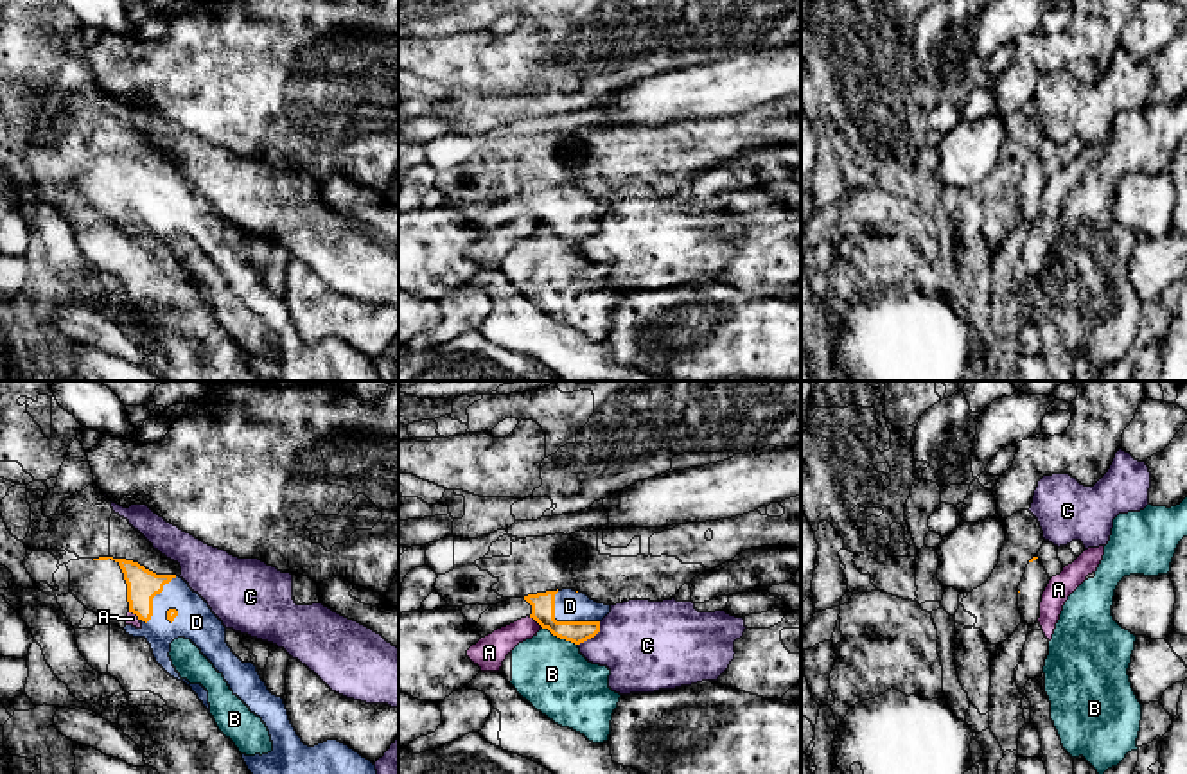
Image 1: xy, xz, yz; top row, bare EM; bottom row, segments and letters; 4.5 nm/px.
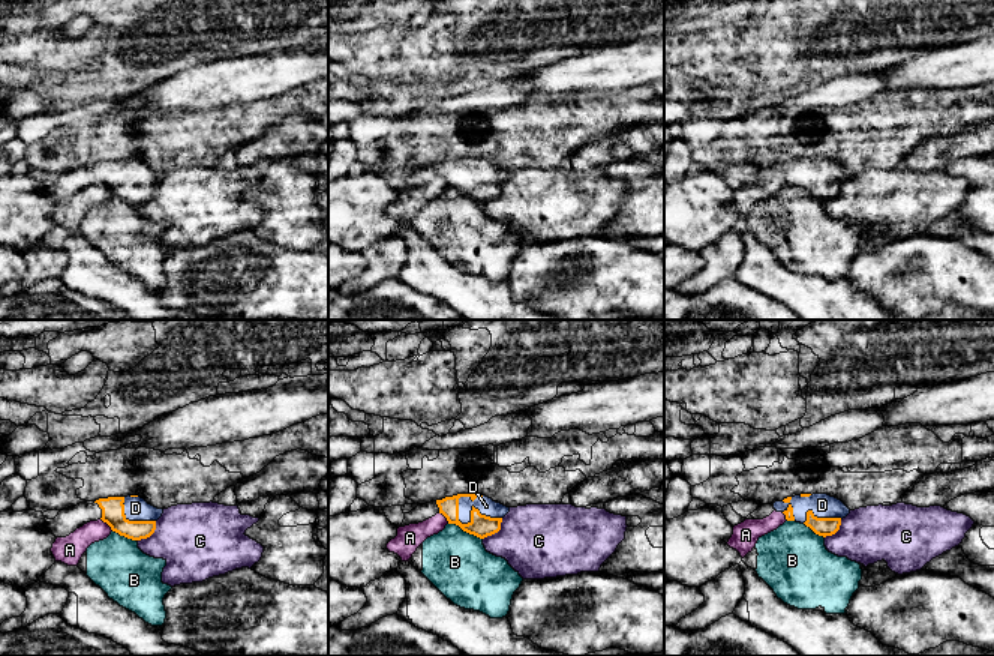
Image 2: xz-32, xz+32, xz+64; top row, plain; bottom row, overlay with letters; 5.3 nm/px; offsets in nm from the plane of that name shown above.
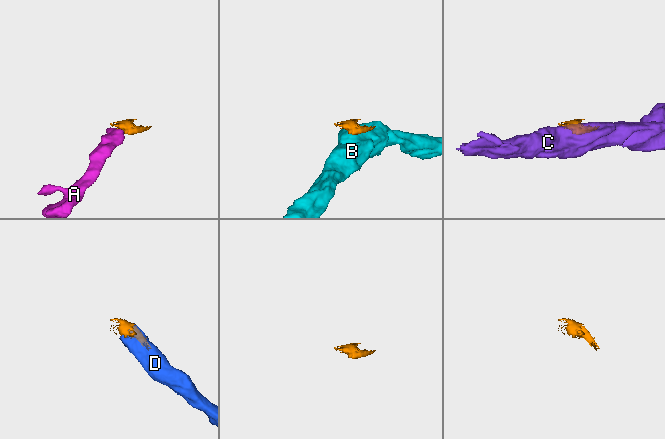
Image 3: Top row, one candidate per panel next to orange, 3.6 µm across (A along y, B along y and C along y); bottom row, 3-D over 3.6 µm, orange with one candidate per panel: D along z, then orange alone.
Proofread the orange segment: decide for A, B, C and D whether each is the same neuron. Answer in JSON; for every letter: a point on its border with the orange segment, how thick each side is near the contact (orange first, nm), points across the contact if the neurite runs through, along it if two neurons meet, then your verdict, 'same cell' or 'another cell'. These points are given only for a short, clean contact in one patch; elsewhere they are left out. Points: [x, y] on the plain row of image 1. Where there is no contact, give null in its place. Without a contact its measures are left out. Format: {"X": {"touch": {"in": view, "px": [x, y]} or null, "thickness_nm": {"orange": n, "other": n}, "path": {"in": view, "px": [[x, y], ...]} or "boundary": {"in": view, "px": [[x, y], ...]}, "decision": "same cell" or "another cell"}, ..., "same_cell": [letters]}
{"A": {"touch": {"in": "xz", "px": [536, 218]}, "thickness_nm": {"orange": 110, "other": 140}, "boundary": {"in": "xz", "px": [[528, 214], [541, 223]]}, "decision": "another cell"}, "B": {"touch": {"in": "xz", "px": [559, 234]}, "thickness_nm": {"orange": 110, "other": 320}, "decision": "another cell"}, "C": {"touch": {"in": "xz", "px": [593, 234]}, "thickness_nm": {"orange": 100, "other": 400}, "decision": "another cell"}, "D": {"touch": {"in": "xz", "px": [566, 219]}, "thickness_nm": {"orange": 110, "other": 140}, "decision": "same cell"}, "same_cell": ["D"]}

